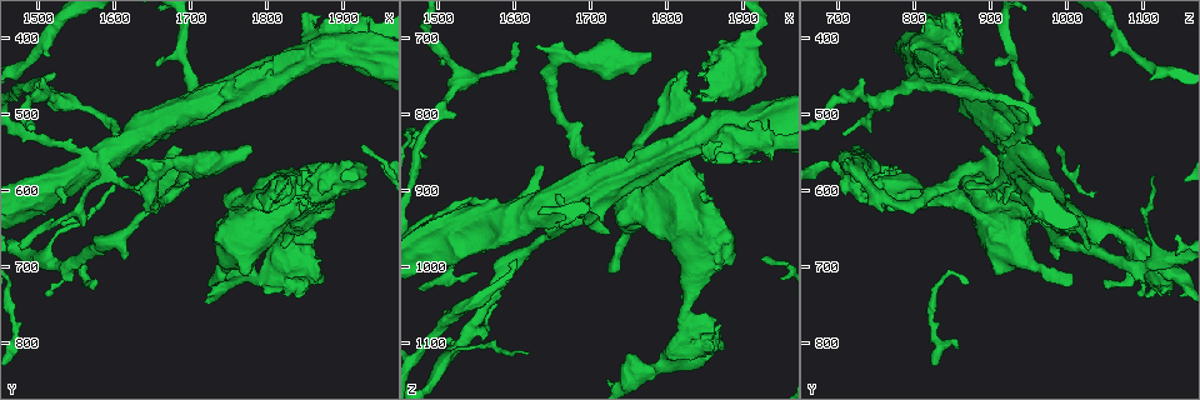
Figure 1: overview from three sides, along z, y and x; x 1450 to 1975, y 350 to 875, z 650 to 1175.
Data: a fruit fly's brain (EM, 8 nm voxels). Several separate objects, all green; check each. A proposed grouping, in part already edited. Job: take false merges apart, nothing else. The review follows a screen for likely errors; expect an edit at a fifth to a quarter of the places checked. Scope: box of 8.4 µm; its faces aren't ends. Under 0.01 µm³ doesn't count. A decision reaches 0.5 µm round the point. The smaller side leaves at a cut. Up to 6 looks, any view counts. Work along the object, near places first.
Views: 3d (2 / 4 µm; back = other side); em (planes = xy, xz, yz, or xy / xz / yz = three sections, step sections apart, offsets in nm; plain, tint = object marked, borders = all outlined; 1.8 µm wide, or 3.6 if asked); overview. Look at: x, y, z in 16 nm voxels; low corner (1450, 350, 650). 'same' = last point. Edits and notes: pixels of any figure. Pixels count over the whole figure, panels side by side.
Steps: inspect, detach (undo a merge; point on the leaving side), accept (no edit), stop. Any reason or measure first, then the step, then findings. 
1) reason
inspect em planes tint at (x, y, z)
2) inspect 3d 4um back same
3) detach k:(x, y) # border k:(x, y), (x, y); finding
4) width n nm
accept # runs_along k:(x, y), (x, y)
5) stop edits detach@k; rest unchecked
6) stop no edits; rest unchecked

abrupt turn
inspect em 3.6um planes tint at (1580, 555, 935)

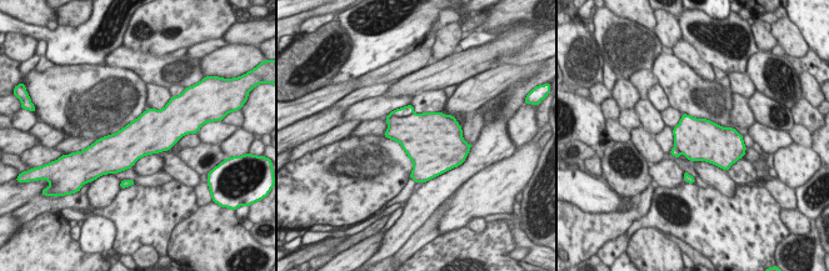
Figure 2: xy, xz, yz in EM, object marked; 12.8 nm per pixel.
detach 2:(408, 110) # border 2:(413, 113), (405, 116), (388, 116); a second neuron is stuck on

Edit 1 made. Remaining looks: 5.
see it whole again
inspect overview

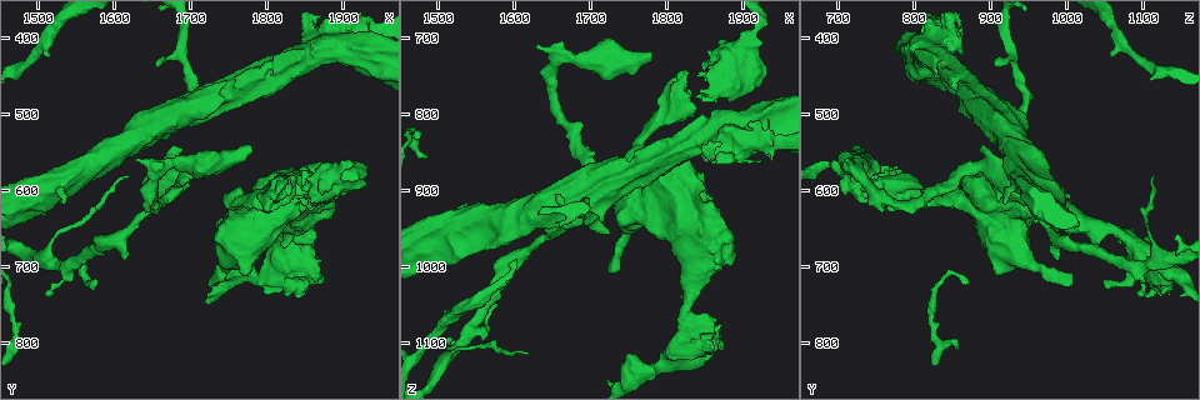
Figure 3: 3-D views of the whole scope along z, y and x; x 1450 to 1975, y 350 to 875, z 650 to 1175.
thick turns thin
inspect em planes tint at (1940, 395, 835)

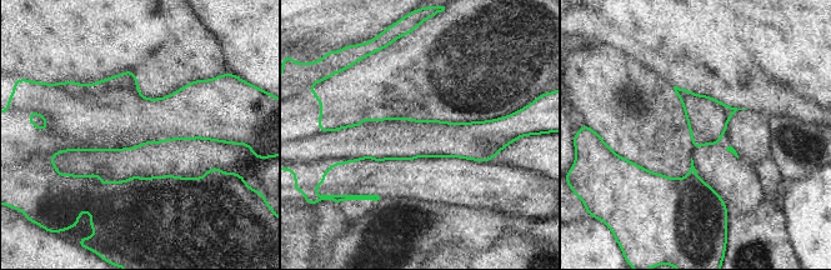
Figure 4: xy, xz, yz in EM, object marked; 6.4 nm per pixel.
detach 4:(146, 120) # border 4:(121, 89), (114, 119), (141, 144); a second neuron is stuck on

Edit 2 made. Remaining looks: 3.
thick turns thin
inspect 3d 2um at (1510, 690, 1120)

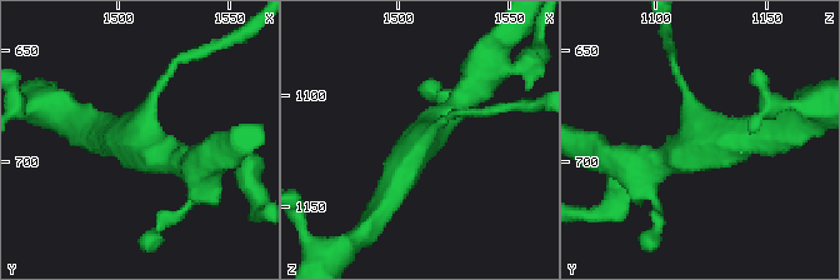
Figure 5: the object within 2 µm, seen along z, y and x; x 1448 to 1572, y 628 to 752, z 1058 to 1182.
arms 3; need the tissue
inspect em 3.6um yz step 8 tint at (1512, 689, 1120)

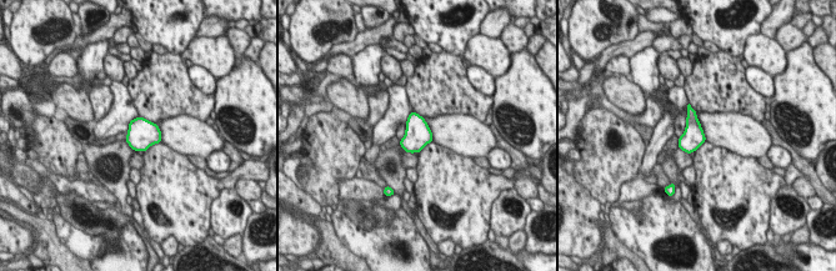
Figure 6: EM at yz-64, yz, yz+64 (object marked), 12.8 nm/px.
cut it another way
inspect em 3.6um planes tint same

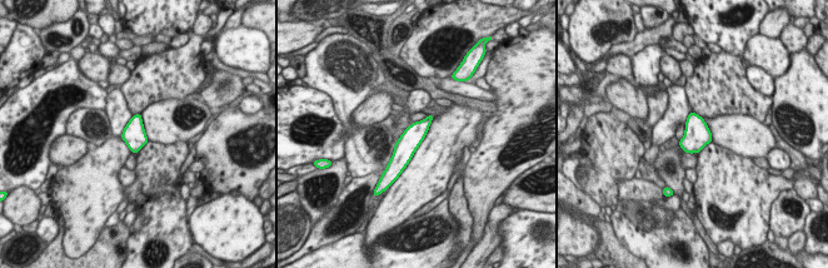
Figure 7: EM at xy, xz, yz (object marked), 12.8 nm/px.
width 280 nm
accept # continuous, no second neuron

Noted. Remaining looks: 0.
stop edits detach@2, detach@4; rest unchecked

